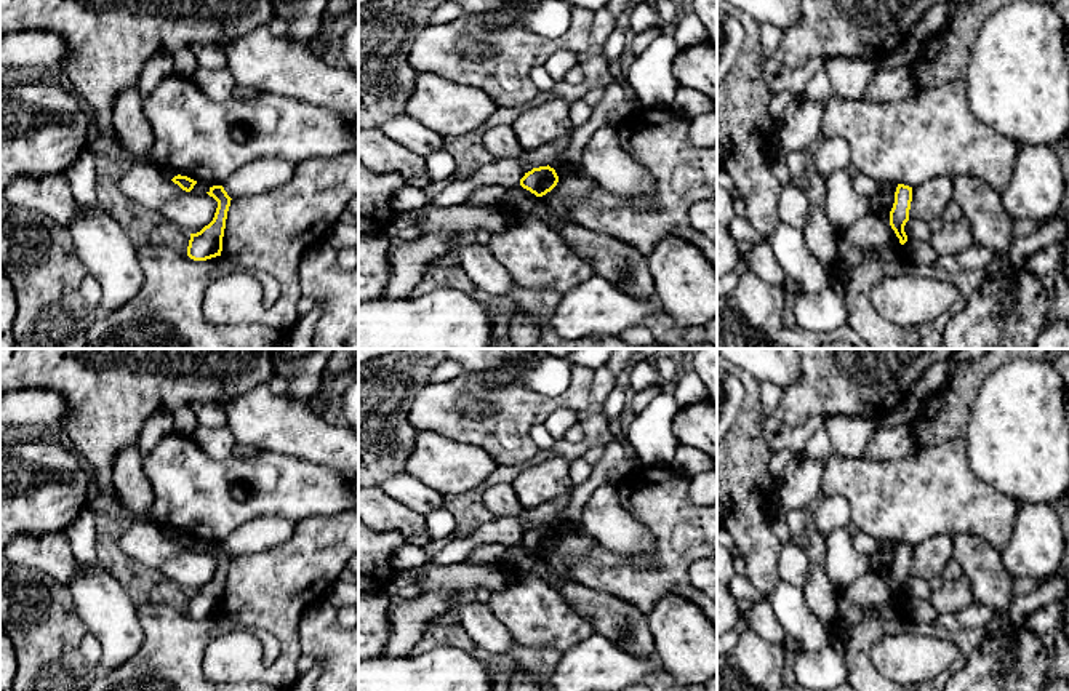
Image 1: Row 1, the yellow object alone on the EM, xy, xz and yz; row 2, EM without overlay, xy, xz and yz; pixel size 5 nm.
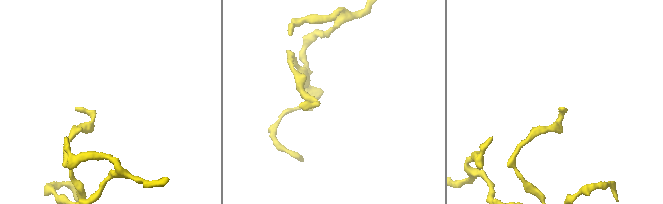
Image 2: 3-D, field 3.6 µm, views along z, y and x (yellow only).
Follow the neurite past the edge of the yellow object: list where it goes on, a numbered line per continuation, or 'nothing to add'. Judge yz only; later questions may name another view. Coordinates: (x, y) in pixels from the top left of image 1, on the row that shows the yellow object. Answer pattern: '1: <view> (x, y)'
nothing to add

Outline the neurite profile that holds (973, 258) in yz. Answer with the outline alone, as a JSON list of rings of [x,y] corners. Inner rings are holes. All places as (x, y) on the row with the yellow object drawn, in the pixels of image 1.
[[[971,245],[970,248],[963,250],[954,256],[939,256],[930,272],[951,277],[957,272],[963,270],[979,270],[992,264],[995,259],[994,253],[979,245]]]

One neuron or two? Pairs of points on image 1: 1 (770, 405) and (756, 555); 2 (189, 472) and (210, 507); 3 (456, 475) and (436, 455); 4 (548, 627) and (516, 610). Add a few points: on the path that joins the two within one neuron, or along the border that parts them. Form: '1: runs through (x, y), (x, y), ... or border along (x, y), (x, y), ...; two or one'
1: border along (759, 383), (764, 418); two
2: runs through (192, 480), (207, 499); one
3: runs through (452, 471), (440, 459); one
4: runs through (540, 619), (530, 610), (524, 610); one

